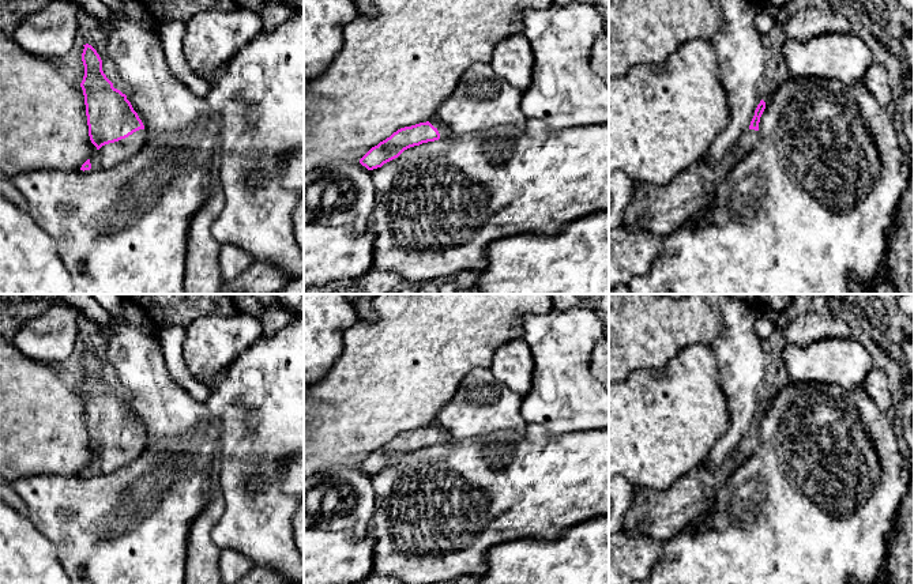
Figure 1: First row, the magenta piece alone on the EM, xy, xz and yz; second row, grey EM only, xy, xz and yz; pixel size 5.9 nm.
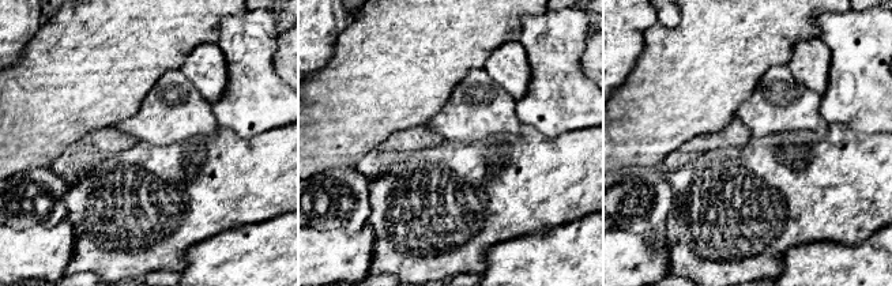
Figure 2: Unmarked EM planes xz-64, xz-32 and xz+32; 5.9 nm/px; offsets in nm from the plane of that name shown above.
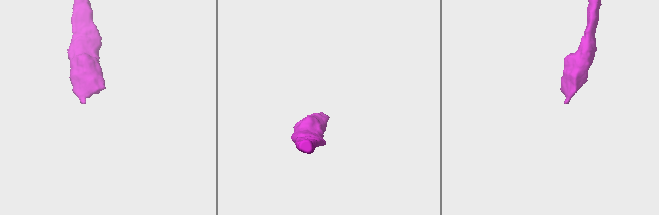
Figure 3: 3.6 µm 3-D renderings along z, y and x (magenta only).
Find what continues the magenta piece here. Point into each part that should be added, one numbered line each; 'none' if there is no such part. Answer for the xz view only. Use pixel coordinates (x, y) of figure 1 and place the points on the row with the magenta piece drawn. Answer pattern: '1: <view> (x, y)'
1: xz (444, 132)

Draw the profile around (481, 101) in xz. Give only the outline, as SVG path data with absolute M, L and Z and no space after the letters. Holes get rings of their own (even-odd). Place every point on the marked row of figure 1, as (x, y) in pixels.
M474 63L440 105L436 117L454 135L485 132L496 127L526 128L522 91L500 78L490 63Z

